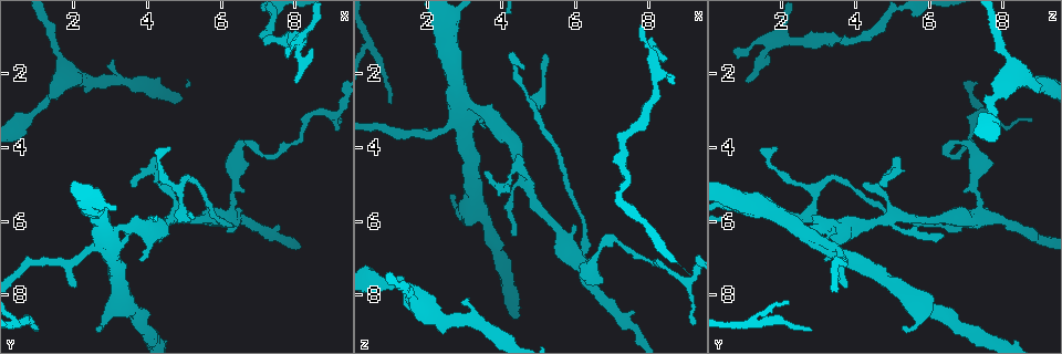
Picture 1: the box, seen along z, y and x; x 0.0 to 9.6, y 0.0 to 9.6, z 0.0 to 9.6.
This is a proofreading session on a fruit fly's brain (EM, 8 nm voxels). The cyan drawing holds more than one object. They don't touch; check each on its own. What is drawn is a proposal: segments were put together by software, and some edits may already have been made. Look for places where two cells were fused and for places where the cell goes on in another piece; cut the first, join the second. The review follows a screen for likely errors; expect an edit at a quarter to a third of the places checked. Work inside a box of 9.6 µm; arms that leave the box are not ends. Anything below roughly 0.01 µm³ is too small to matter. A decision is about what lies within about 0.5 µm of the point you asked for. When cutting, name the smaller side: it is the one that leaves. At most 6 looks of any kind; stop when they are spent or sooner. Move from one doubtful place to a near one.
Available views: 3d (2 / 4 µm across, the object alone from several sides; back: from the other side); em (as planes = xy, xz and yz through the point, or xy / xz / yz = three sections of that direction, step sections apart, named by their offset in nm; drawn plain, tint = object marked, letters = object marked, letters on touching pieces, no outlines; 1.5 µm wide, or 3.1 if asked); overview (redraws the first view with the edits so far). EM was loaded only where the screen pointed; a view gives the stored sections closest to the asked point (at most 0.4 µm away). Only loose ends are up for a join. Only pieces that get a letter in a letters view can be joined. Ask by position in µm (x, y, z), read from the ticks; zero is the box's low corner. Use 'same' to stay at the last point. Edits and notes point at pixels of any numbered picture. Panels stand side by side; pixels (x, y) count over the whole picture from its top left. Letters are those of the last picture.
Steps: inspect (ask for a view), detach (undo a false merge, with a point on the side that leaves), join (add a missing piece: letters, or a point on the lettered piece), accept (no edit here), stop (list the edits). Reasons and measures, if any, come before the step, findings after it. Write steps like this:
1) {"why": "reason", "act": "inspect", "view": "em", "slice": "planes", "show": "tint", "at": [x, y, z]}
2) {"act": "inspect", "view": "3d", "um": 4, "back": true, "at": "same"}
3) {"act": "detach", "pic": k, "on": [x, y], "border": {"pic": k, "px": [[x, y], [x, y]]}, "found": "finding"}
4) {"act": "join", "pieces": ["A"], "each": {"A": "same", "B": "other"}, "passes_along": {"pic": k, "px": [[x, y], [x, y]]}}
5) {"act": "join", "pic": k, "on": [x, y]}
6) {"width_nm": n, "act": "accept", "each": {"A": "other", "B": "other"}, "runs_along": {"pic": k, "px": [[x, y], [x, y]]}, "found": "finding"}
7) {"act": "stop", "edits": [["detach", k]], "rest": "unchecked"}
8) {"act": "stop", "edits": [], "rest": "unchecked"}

{"why": "sharp bend", "act": "inspect", "view": "em", "slice": "xz", "step": 8, "show": "tint", "at": [7.20, 4.25, 6.55]}

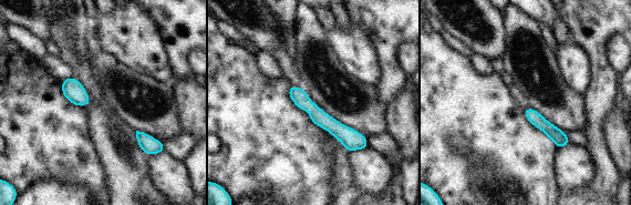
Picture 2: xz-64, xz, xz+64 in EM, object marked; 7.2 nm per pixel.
{"act": "inspect", "view": "em", "slice": "planes", "show": "tint", "at": "same"}

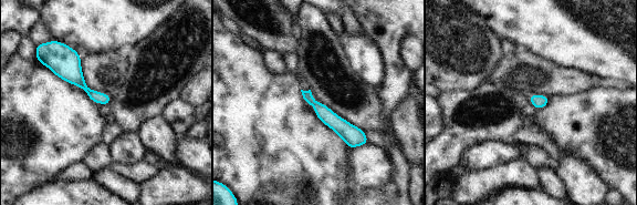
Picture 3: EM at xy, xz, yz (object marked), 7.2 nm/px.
{"why": "what lies round it", "act": "inspect", "view": "em", "slice": "planes", "show": "letters", "at": "same"}

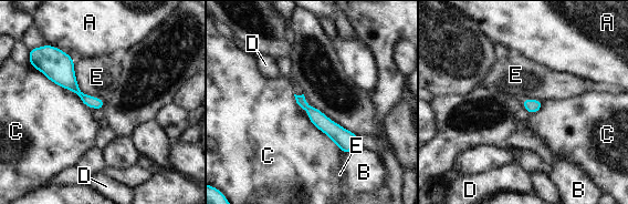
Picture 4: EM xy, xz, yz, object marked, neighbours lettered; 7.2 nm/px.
{"act": "accept", "each": {"A": "other", "B": "other", "C": "other", "D": "other", "E": "other"}, "border": {"pic": 4, "px": [[33, 67], [73, 91], [92, 109]]}, "found": "continuous, no second cell"}

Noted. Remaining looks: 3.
{"why": "an open end", "act": "inspect", "view": "em", "slice": "planes", "show": "tint", "at": [3.05, 1.60, 8.10]}

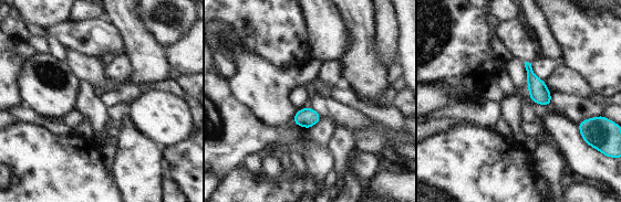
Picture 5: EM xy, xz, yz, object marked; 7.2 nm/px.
{"act": "inspect", "view": "em", "slice": "planes", "show": "letters", "at": "same"}

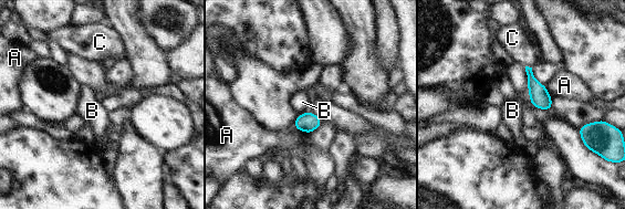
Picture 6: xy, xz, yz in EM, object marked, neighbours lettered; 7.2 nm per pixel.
{"act": "accept", "each": {"A": "other", "B": "other", "C": "other"}, "border": {"pic": 6, "px": [[525, 65], [531, 68]]}, "found": "none of them fits"}

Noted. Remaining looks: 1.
{"why": "an open end", "act": "inspect", "view": "em", "slice": "yz", "step": 4, "show": "letters", "at": [3.80, 7.10, 3.20]}

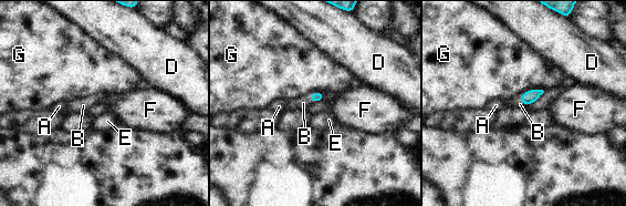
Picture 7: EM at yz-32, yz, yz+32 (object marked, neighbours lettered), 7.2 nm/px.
{"act": "join", "pieces": ["B"], "each": {"A": "other", "B": "same", "D": "other", "E": "other", "F": "other", "G": "other"}, "found": "it goes on there"}

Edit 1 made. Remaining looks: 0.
{"act": "stop", "edits": [["join", 7]], "rest": "unchecked"}

